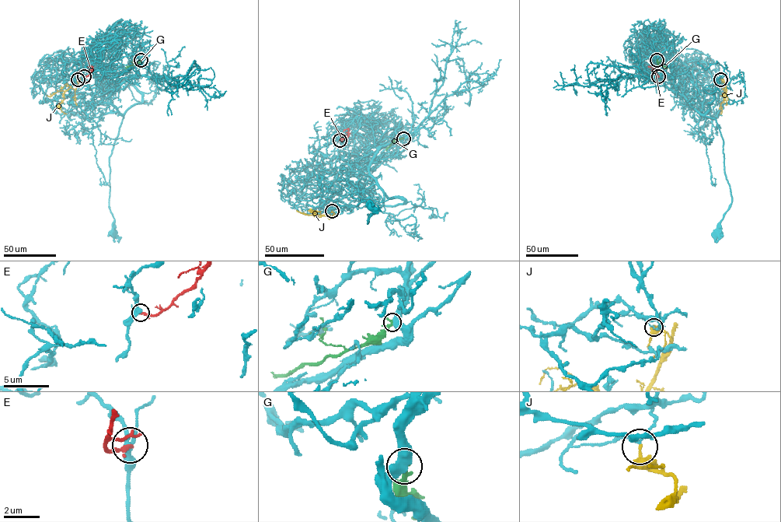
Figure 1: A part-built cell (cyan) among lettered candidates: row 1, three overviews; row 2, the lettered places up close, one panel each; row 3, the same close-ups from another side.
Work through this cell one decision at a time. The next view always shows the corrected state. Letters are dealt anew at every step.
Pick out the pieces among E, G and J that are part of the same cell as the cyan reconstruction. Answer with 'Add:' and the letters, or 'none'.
Add: none

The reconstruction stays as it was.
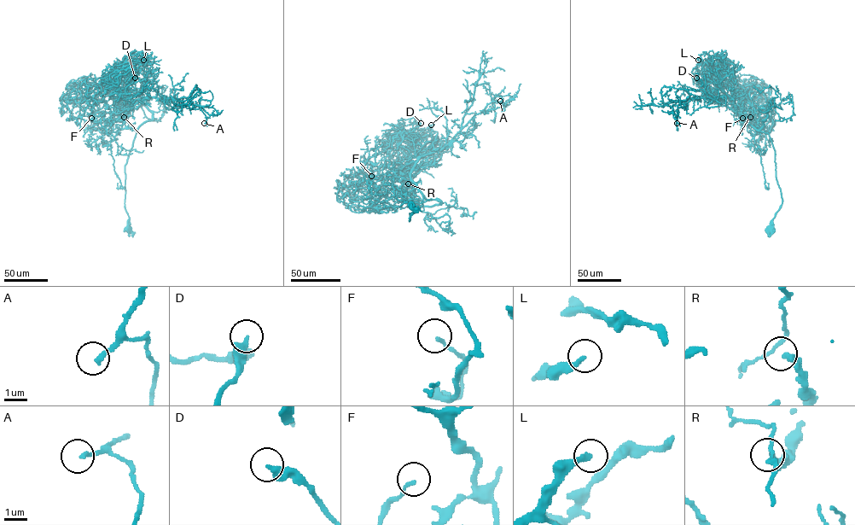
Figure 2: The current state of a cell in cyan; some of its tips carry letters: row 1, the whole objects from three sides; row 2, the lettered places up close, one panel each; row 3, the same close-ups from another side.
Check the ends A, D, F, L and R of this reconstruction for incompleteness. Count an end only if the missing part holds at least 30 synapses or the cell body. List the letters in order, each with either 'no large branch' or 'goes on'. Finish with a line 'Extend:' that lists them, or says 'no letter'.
A: no large branch
D: no large branch
F: no large branch
L: goes on
R: no large branch
Extend: L

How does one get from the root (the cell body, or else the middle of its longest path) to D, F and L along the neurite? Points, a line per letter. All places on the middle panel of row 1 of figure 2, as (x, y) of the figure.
D: (413, 207), (410, 220), (422, 194), (410, 171), (397, 177), (391, 147), (398, 133), (421, 123)
F: (413, 207), (410, 220), (410, 213), (422, 204), (416, 188), (407, 193), (403, 188), (392, 190), (371, 176)
L: (413, 207), (410, 220), (422, 196), (407, 177), (410, 171), (397, 177), (398, 161), (407, 141), (431, 125)

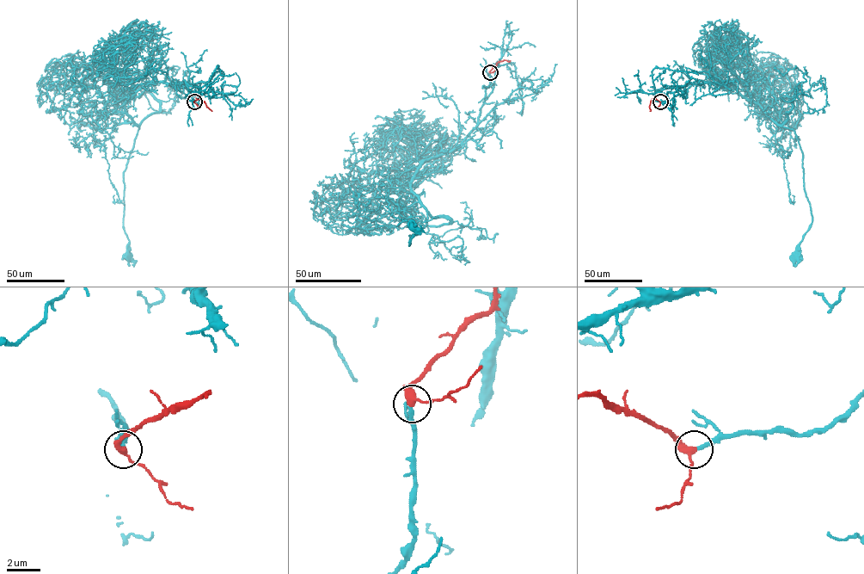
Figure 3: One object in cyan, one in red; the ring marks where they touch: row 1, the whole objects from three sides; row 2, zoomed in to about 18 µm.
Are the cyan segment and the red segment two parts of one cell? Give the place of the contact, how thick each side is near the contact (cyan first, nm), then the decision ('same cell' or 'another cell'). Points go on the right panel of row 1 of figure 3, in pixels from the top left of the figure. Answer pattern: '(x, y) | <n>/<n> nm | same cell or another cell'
(660, 101) | 240/340 nm | same cell

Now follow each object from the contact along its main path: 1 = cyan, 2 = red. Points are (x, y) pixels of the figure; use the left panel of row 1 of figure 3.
1: (193, 101), (184, 81), (144, 85), (125, 103), (125, 111), (139, 127), (124, 173), (128, 256)
2: (193, 101), (199, 98), (211, 111)

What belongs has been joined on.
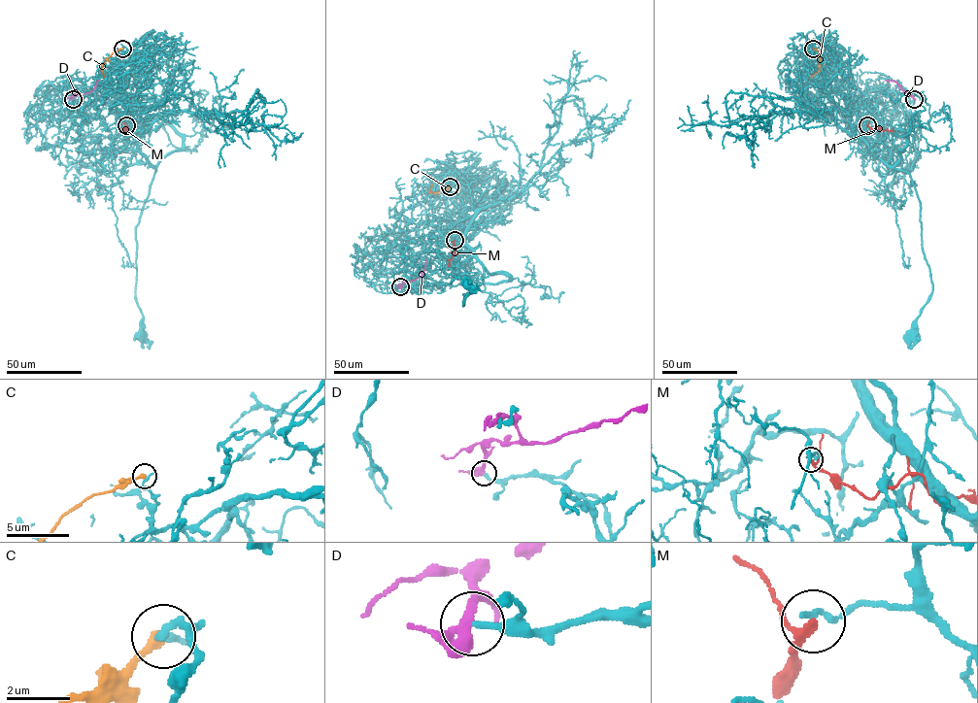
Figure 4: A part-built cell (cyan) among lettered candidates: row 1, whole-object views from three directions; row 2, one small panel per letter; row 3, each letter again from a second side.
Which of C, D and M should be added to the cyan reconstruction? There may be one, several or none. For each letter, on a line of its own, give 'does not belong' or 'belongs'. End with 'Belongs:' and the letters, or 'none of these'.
C: does not belong
D: belongs
M: does not belong
Belongs: D

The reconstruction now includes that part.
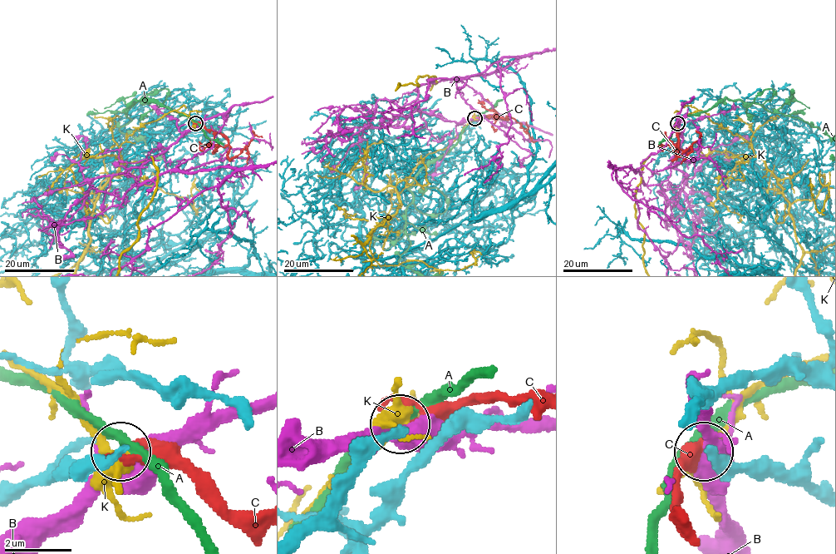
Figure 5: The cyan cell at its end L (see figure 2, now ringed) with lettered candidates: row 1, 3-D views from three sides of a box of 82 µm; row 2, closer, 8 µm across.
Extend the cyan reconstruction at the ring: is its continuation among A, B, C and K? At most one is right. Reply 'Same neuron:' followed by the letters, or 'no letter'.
Same neuron: C

